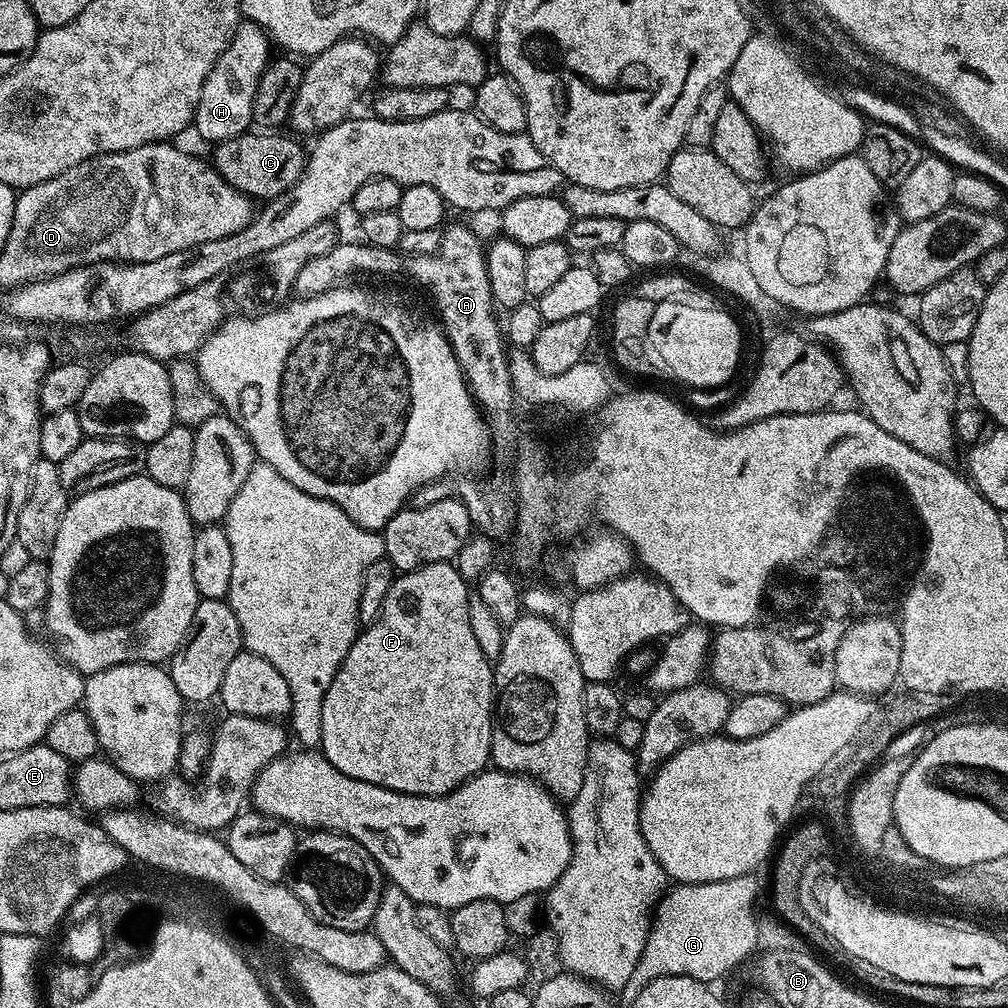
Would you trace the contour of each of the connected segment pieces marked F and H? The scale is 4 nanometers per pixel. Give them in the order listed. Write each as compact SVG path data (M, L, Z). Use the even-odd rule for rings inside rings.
M452 562L427 564L412 572L397 575L396 581L390 586L390 594L386 594L386 602L382 602L378 618L357 635L346 658L340 663L339 670L334 674L334 682L330 682L330 690L326 690L326 698L322 702L322 738L319 751L342 774L411 796L447 796L489 767L492 758L494 668L490 660L488 664L488 656L472 629L472 608L468 605L468 592L470 596L469 581L462 578L459 567Z
M241 22L236 26L232 40L222 50L218 62L210 70L206 82L202 86L202 98L198 98L194 129L204 140L219 142L240 136L249 131L252 118L254 90L258 90L258 82L270 59L270 41L257 24Z

